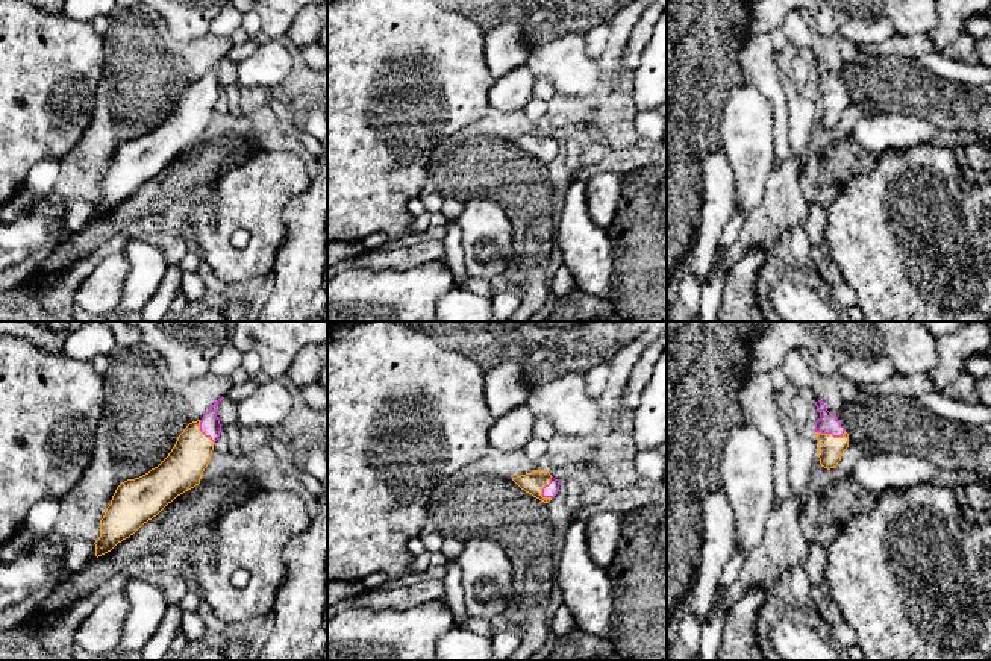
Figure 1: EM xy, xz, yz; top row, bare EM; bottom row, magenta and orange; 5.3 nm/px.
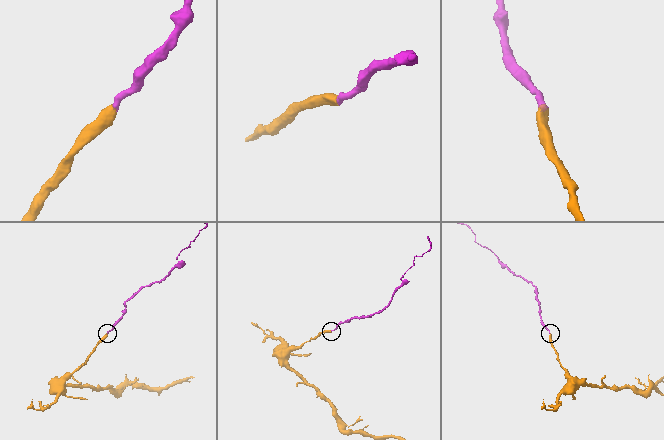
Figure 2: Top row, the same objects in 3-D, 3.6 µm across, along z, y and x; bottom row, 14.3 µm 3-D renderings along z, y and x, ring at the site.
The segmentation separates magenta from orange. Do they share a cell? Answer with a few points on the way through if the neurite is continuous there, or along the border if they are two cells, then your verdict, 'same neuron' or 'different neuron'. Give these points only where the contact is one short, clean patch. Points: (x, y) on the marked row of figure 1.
across yz (828, 423), (831, 432), (831, 449) | same neuron

